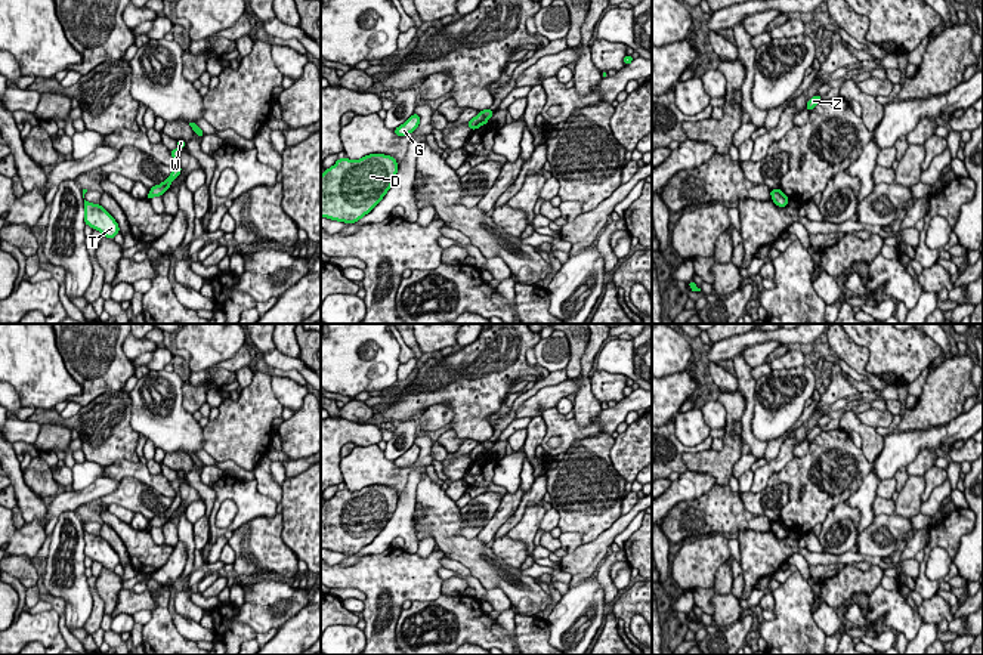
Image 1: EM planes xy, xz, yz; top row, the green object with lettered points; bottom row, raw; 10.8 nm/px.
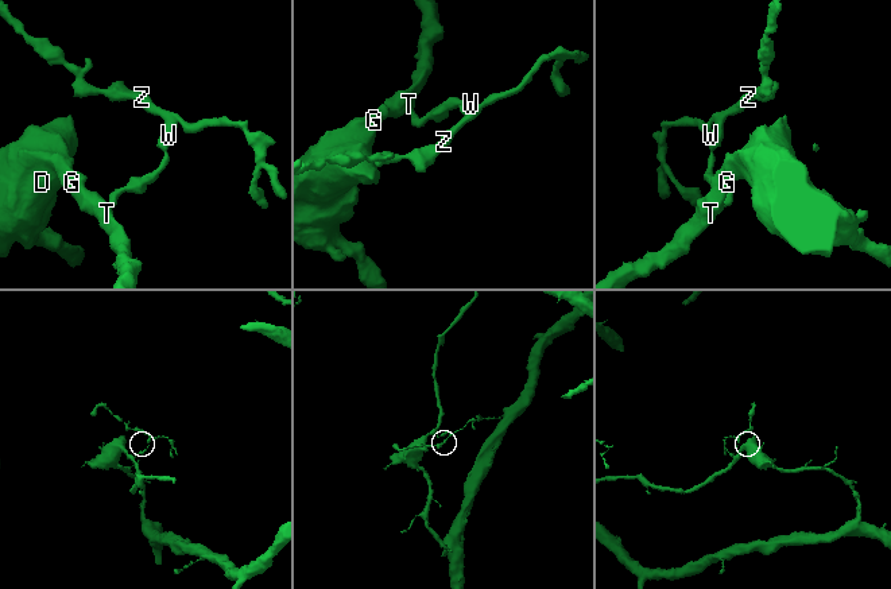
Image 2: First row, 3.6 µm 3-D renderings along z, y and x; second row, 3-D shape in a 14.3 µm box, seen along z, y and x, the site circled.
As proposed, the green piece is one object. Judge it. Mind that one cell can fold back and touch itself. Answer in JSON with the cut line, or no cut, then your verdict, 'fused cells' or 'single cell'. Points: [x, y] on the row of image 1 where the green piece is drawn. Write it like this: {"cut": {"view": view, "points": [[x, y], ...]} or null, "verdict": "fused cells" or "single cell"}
{"cut": {"view": "xz", "points": [[481, 111], [487, 120]]}, "verdict": "fused cells"}

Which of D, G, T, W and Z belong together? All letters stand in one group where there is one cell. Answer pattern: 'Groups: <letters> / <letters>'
Groups: D G T / W Z

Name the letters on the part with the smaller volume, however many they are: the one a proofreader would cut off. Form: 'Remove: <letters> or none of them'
Remove: W, Z

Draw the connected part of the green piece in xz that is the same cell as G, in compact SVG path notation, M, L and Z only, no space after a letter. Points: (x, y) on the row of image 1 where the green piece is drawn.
M414 112L404 124L396 127L393 130L393 133L396 136L407 136L407 135L415 132L418 124L420 124L420 115Z

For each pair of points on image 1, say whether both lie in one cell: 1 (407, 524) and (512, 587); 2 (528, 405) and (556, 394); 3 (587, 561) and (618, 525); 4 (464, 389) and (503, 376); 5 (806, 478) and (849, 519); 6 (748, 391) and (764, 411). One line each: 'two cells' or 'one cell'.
1: two cells
2: one cell
3: one cell
4: one cell
5: two cells
6: two cells

